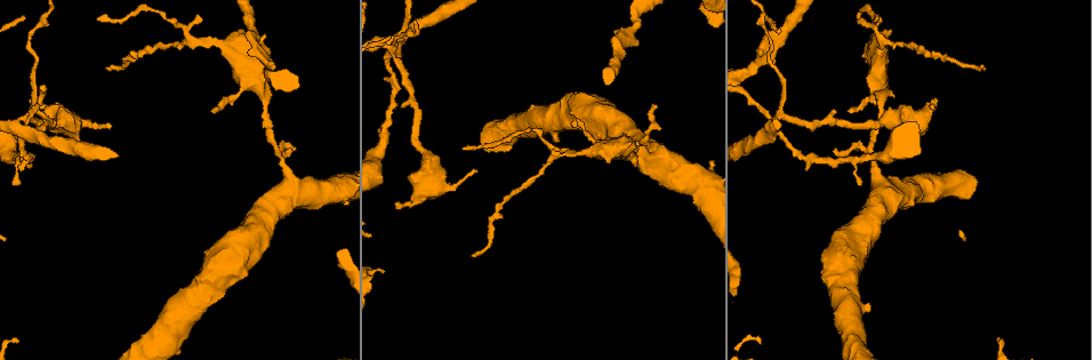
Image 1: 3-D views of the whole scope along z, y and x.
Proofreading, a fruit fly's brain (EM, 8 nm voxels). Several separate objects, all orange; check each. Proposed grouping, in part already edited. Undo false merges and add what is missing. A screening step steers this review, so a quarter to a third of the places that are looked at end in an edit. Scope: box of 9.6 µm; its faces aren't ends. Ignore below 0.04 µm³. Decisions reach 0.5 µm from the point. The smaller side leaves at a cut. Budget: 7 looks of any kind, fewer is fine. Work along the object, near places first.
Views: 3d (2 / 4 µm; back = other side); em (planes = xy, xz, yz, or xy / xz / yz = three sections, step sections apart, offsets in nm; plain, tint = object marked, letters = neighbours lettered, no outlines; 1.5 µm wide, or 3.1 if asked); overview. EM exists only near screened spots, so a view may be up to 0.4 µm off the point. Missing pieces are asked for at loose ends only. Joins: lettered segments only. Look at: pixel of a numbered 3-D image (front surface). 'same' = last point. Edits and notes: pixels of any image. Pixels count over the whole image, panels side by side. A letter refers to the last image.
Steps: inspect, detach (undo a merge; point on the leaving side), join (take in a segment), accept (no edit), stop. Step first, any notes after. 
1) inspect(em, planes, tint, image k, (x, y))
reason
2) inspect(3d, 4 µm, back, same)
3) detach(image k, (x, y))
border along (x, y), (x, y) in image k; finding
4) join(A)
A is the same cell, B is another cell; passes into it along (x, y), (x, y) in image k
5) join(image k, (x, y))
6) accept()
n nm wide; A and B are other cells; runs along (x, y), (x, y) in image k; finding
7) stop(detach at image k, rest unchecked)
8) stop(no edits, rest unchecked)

inspect(em, yz, step 4, plain, image 1, (23, 117))
calibre changes

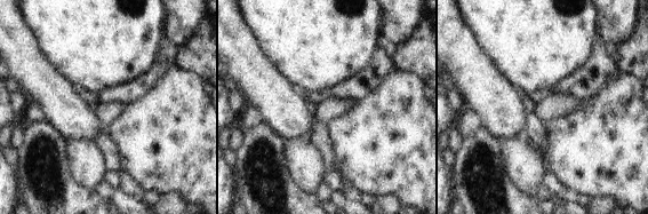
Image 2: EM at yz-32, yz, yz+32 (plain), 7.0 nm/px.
inspect(em, yz, step 4, tint, same)

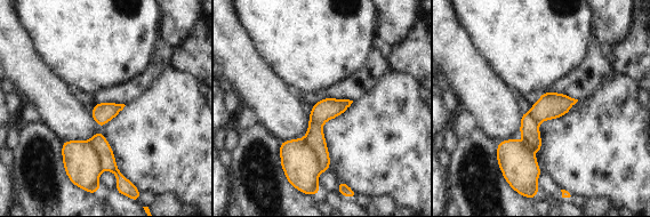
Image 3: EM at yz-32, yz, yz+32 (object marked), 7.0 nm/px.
inspect(em, yz, step 4, letters, same)
see the neighbours

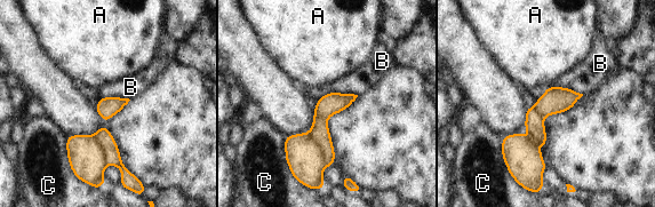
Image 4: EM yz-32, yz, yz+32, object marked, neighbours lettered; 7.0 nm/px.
detach(image 4, (319, 132))
C touches over 280 nm; A, B and C are other cells; the part that leaves runs along (101, 130), (112, 157), (122, 168) in image 4; a second neuron is stuck on

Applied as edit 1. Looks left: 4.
inspect(3d, 4 µm, image 1, (474, 171))
free end

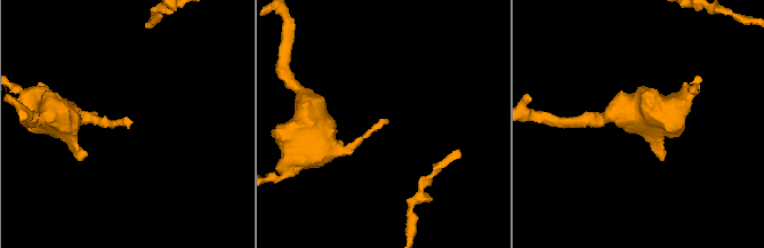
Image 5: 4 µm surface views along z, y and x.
inspect(em, yz, step 8, letters, image 5, (128, 127))
need the tissue

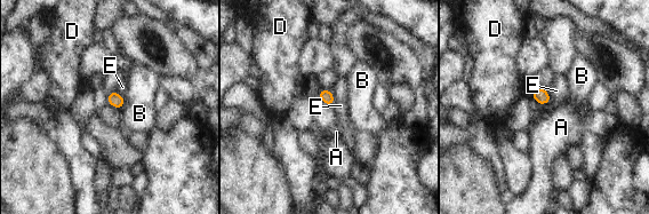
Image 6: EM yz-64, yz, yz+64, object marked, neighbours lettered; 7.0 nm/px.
accept()
A, B, D and E are other cells; border along (552, 102), (545, 104) in image 6; none of them fits

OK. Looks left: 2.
stop(detach at image 4, rest unchecked)

